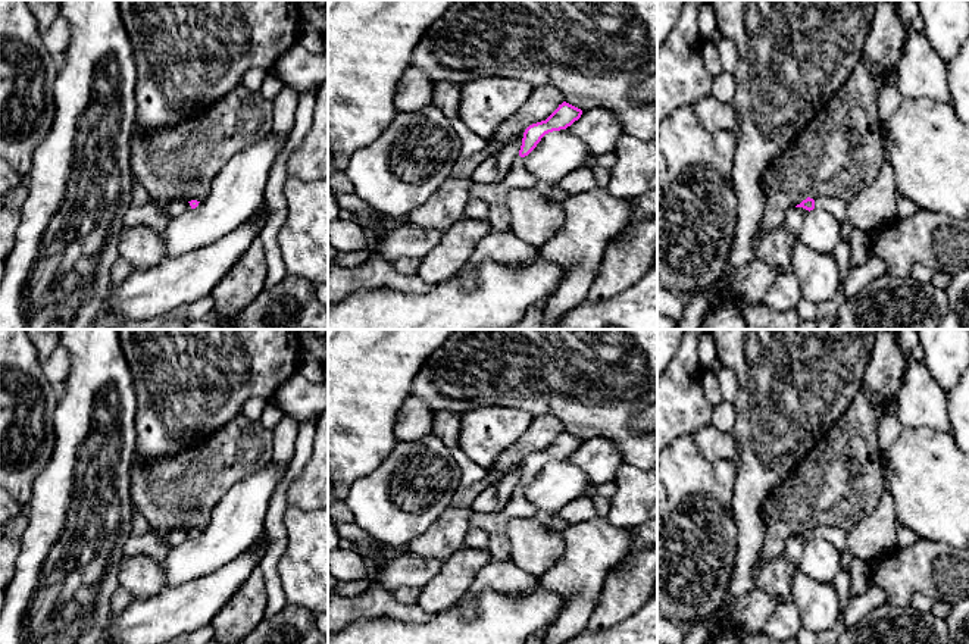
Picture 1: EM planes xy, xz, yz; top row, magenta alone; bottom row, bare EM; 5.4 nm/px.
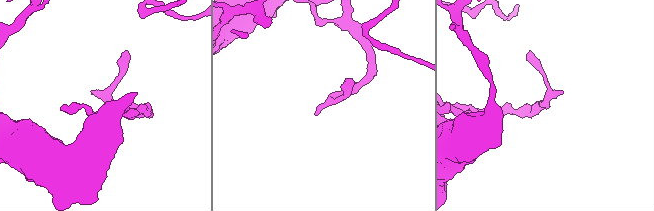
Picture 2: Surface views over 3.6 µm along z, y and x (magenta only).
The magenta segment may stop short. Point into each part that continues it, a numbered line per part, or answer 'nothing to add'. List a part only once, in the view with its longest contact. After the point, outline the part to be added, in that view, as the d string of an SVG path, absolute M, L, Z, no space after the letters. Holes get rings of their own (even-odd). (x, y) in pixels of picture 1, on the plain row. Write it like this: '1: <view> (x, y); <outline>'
1: yz (835, 535); M819 526L815 529L815 538L822 538L835 545L840 551L845 547L845 532L838 526Z

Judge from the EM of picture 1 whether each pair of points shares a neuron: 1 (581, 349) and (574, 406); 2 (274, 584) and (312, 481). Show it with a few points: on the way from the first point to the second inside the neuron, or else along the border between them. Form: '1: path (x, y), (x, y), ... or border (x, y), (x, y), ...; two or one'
1: path (581, 363), (581, 391); one
2: border (302, 472), (287, 488), (287, 505); two

